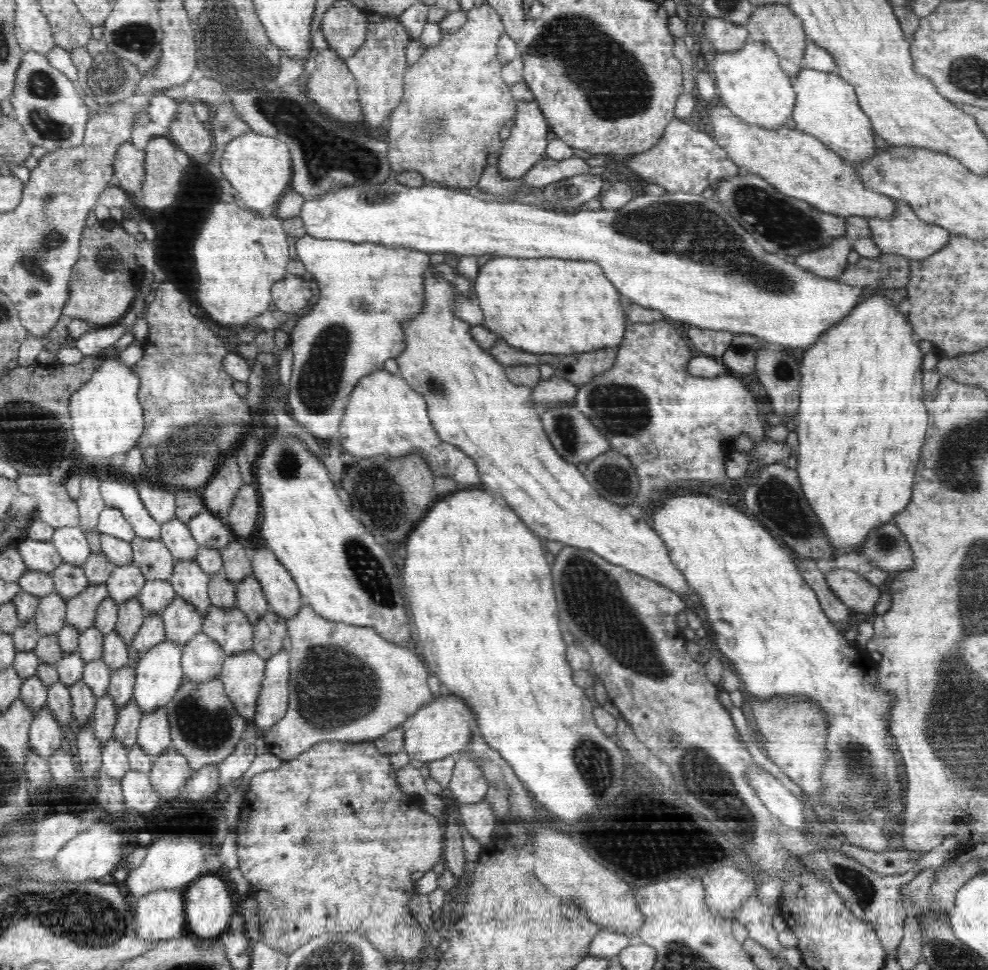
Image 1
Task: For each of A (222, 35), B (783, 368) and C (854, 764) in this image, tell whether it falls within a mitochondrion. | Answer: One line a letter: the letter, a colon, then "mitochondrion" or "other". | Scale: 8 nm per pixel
A: mitochondrion
B: mitochondrion
C: mitochondrion

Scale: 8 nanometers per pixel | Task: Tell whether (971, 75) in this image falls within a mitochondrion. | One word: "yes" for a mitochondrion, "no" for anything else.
yes

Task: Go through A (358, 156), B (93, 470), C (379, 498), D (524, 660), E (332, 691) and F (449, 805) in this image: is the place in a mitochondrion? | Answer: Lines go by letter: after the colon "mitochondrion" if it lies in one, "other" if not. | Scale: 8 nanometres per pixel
A: mitochondrion
B: other
C: mitochondrion
D: other
E: mitochondrion
F: other

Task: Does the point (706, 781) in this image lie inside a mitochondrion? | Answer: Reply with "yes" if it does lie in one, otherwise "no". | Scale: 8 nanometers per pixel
yes

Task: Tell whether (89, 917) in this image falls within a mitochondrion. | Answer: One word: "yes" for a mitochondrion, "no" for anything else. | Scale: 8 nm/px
yes

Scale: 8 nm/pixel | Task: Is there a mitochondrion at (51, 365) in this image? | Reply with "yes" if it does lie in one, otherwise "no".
no

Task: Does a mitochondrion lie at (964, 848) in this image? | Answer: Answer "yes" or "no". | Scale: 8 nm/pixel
no

